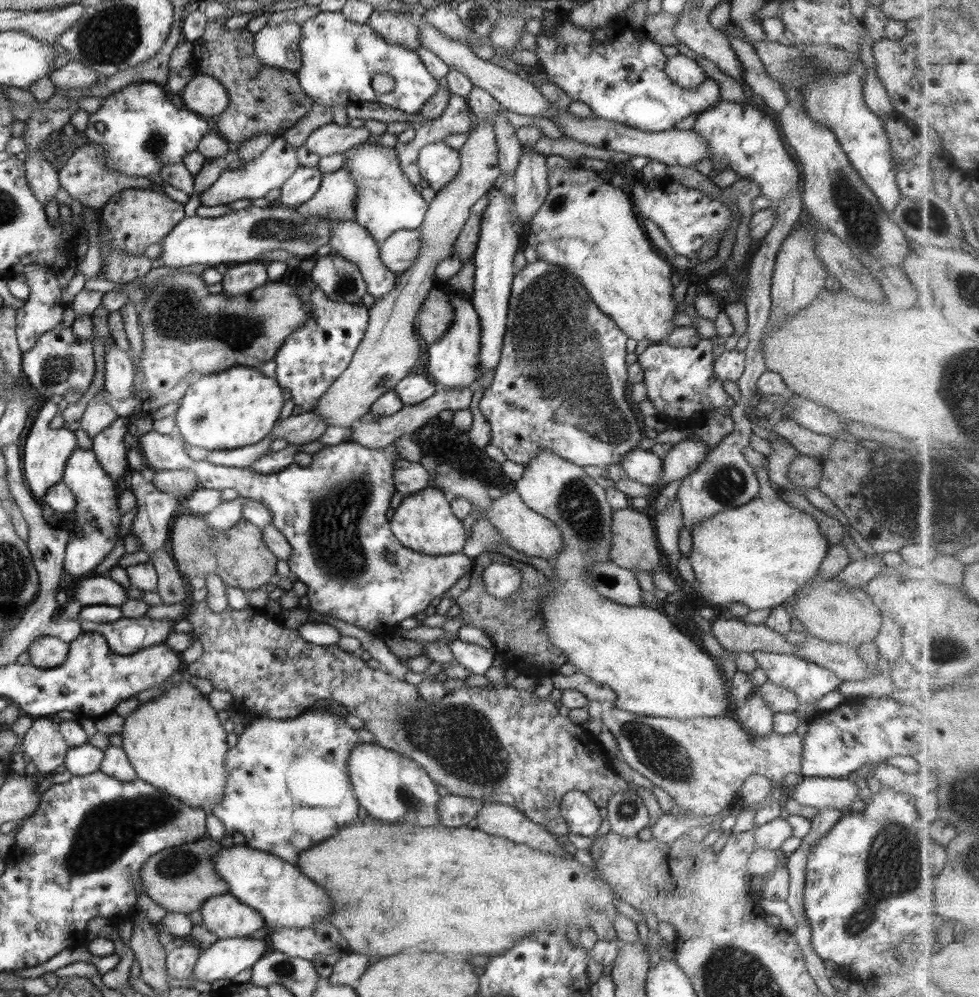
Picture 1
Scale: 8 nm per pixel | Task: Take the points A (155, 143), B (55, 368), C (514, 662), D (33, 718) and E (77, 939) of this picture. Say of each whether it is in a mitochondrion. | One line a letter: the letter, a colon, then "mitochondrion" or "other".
A: mitochondrion
B: mitochondrion
C: other
D: other
E: other

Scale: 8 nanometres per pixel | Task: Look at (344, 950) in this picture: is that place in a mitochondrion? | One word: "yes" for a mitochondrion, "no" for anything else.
no

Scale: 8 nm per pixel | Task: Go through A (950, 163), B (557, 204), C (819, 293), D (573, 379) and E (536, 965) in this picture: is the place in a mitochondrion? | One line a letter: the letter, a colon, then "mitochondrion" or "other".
A: other
B: other
C: other
D: mitochondrion
E: other

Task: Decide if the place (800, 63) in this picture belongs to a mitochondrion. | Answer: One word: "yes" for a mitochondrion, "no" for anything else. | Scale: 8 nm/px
yes

